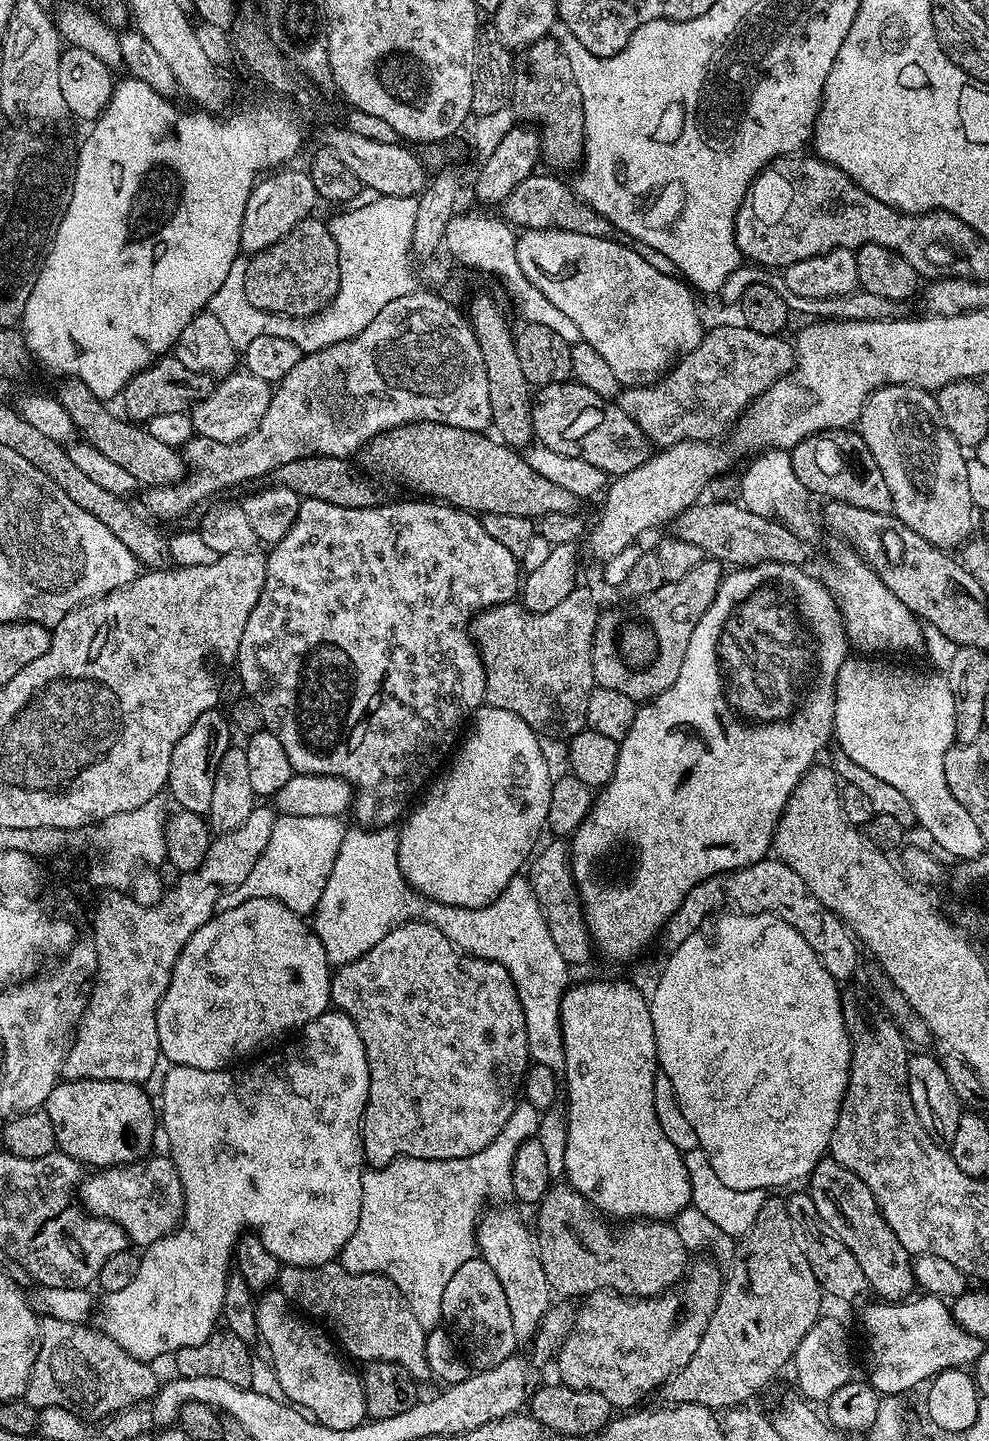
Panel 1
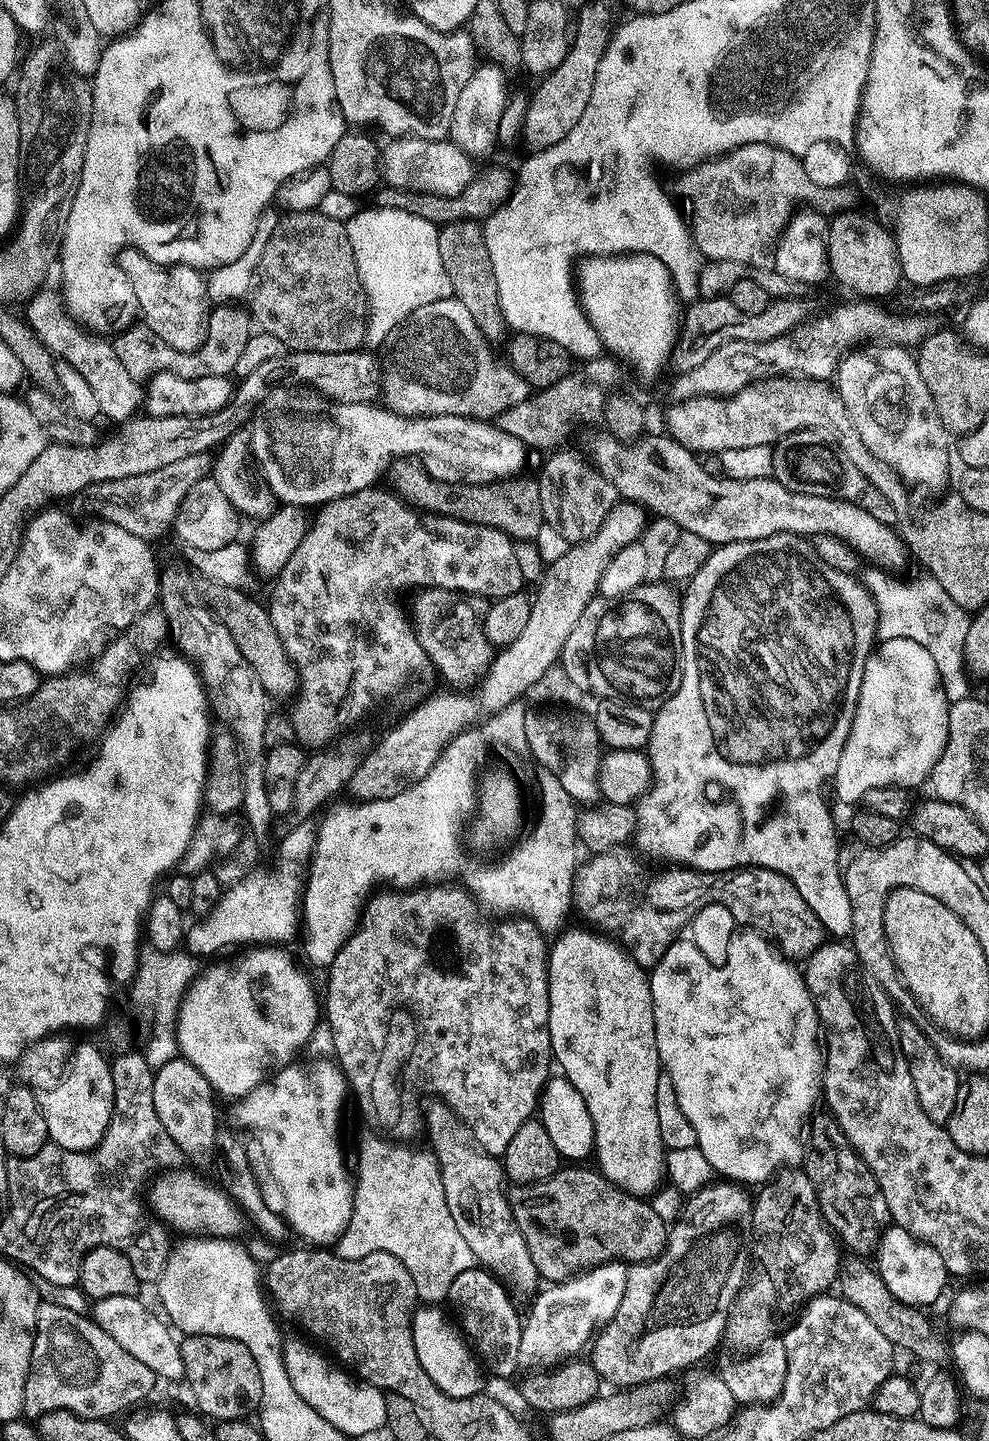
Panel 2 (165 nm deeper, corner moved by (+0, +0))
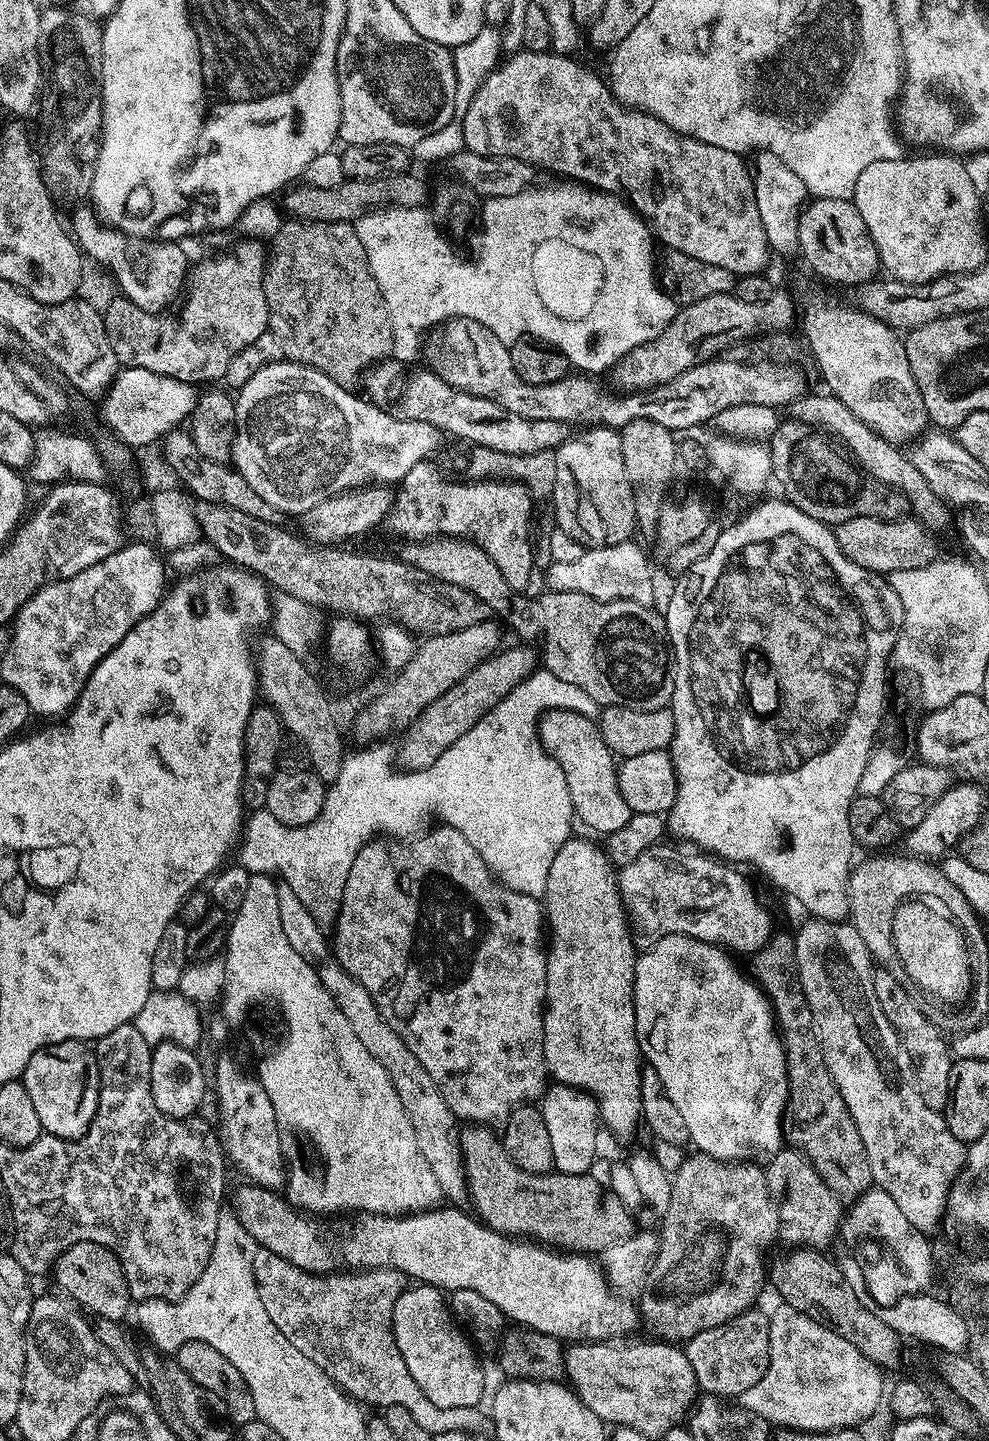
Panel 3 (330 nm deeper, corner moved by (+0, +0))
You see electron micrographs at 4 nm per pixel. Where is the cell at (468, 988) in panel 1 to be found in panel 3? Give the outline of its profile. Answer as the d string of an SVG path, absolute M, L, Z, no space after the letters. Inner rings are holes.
M447 826L439 827L440 828L430 829L425 836L420 836L417 840L409 839L407 842L401 842L396 838L372 838L358 850L358 854L354 858L354 866L350 866L350 874L346 878L344 893L340 899L340 913L337 914L336 923L334 925L334 931L336 931L336 944L334 940L334 959L337 960L359 984L366 986L370 998L374 998L378 1010L383 1014L384 1020L394 1030L394 1034L398 1034L402 1038L402 1042L406 1042L406 1046L410 1046L414 1058L418 1058L418 1062L422 1062L426 1074L430 1074L430 1078L434 1078L434 1082L438 1086L440 1093L446 1098L446 1102L450 1106L453 1116L464 1122L482 1124L485 1126L503 1126L507 1124L512 1111L519 1108L521 1104L539 1101L546 1087L546 1069L544 1067L544 1010L546 1007L546 974L548 973L548 953L546 951L546 936L544 933L546 928L546 916L542 911L541 901L537 899L537 897L518 894L500 883L500 881L492 875L492 871L488 869L486 862L482 862L478 850L474 850L474 846L470 846L470 842L466 842L466 838L462 838L462 834L458 834L458 830L454 830Z

